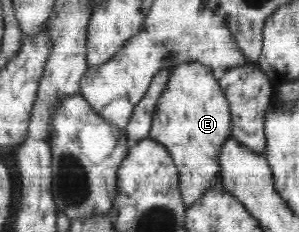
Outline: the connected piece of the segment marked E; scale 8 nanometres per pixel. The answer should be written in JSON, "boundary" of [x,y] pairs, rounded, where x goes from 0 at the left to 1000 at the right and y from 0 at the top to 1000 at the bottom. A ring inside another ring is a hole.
{"boundary":[[[615,272],[565,297],[552,397],[528,422],[498,591],[548,625],[602,754],[602,832],[615,888],[635,897],[729,784],[729,681],[742,621],[773,591],[776,504],[766,440],[736,384],[732,323],[702,289]]]}

